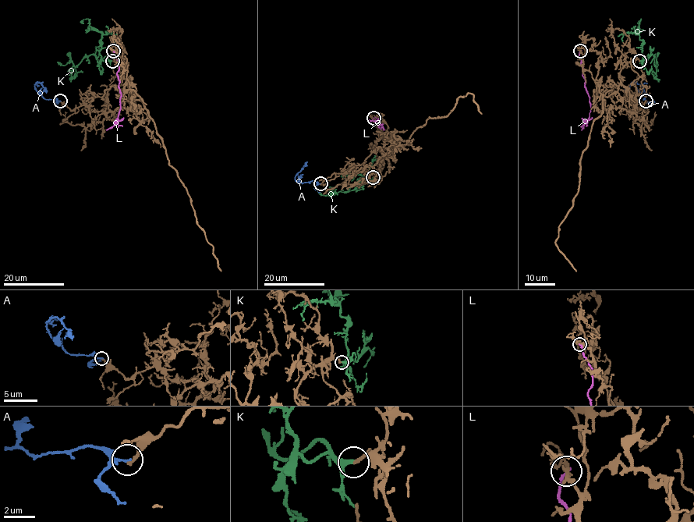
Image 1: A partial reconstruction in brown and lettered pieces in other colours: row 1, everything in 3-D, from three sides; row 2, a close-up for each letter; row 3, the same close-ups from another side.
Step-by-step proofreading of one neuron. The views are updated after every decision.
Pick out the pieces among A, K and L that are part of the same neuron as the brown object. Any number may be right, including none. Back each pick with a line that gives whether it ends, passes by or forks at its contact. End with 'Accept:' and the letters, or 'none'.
K: it ends
Accept: K

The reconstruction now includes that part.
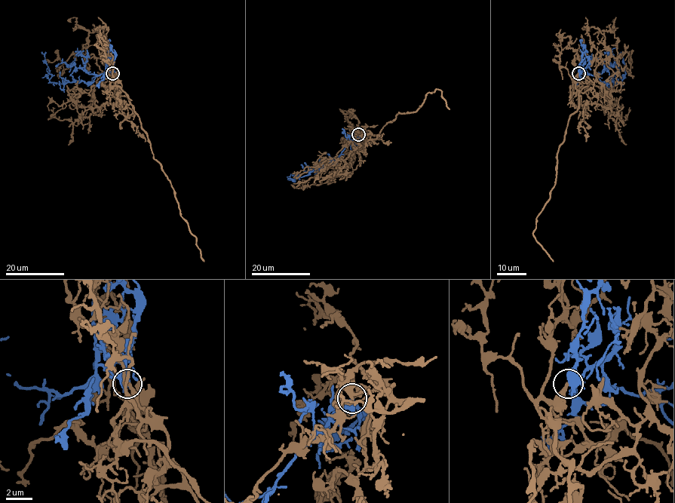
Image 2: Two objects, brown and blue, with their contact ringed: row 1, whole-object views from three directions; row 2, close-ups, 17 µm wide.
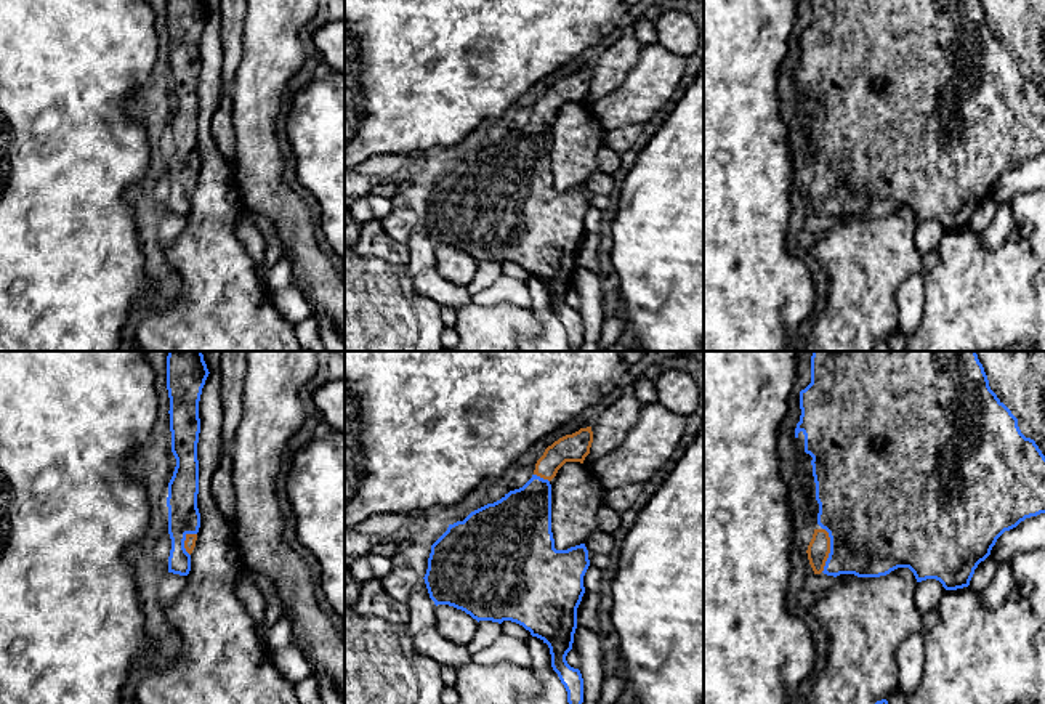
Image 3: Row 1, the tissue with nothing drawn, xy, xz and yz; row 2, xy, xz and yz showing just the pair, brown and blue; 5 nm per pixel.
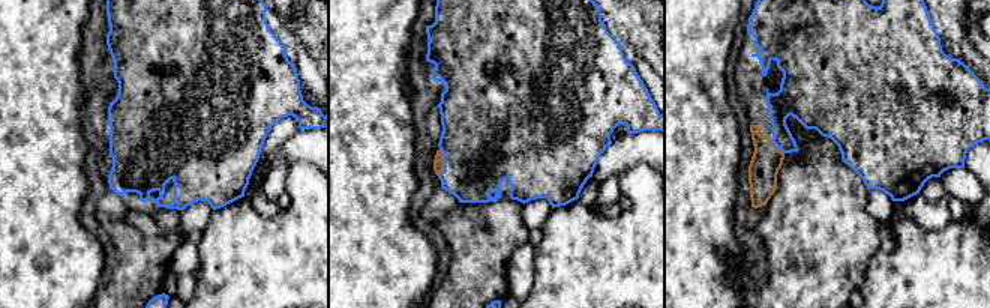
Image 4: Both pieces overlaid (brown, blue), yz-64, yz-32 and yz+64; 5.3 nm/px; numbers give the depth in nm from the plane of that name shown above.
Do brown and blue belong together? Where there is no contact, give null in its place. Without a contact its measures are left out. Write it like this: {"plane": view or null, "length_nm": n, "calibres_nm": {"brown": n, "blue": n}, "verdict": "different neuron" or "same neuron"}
{"plane": "yz", "length_nm": 220, "calibres_nm": {"brown": 110, "blue": 460}, "verdict": "same neuron"}

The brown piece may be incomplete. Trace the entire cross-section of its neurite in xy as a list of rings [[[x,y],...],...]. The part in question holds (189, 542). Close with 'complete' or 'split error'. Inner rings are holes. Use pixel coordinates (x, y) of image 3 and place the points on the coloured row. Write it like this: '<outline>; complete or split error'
[[[168,351],[168,414],[171,452],[176,459],[167,497],[168,534],[171,539],[168,573],[180,576],[188,576],[191,571],[191,553],[200,528],[200,513],[197,508],[199,401],[208,374],[202,351]]]; split error

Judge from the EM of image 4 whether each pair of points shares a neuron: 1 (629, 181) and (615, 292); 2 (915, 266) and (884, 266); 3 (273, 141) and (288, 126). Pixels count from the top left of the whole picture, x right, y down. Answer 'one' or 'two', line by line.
1: one
2: one
3: one

